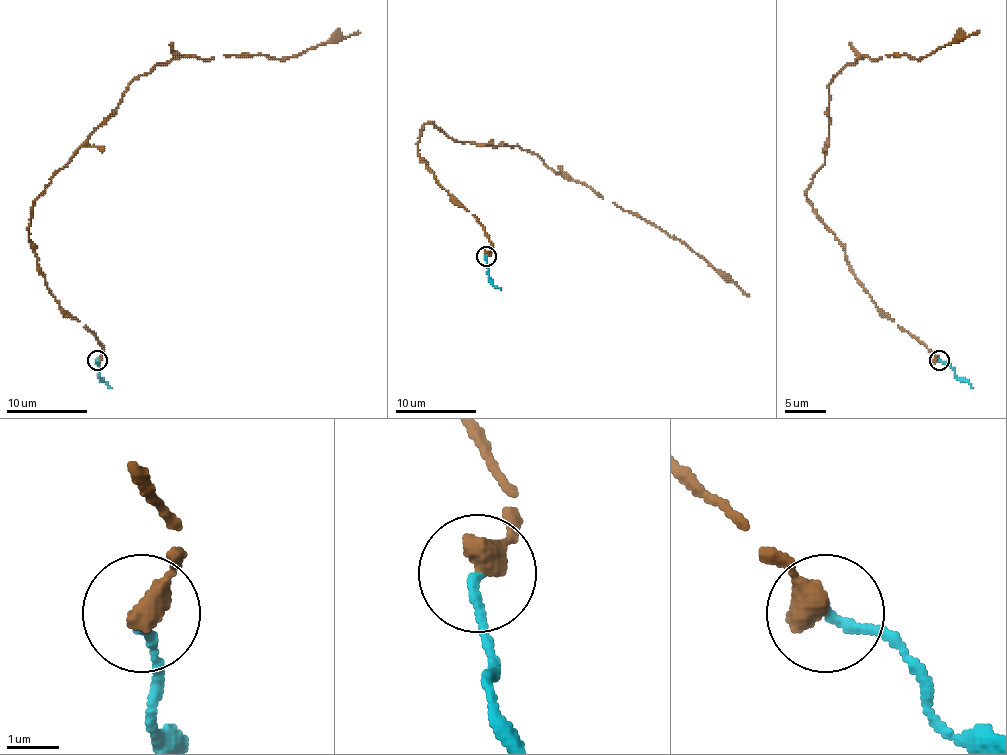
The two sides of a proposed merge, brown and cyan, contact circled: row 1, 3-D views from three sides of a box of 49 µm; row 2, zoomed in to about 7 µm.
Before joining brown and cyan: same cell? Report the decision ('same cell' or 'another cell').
same cell

